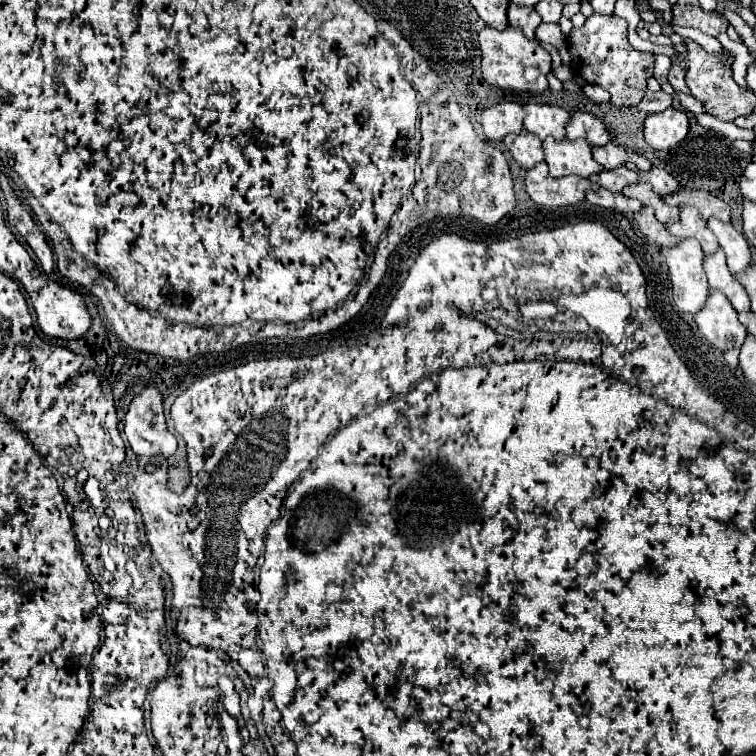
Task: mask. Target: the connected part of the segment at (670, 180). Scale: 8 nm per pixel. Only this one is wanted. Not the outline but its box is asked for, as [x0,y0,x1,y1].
[646,167,680,195]

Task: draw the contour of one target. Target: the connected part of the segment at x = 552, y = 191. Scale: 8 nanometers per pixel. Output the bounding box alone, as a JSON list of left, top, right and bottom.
[526,163,594,209]

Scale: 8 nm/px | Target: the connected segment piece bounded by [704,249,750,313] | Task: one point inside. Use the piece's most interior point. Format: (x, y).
(720, 279)

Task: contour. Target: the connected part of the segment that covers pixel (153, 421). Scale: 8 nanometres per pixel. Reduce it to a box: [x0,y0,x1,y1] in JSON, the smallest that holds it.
[124,385,176,459]

